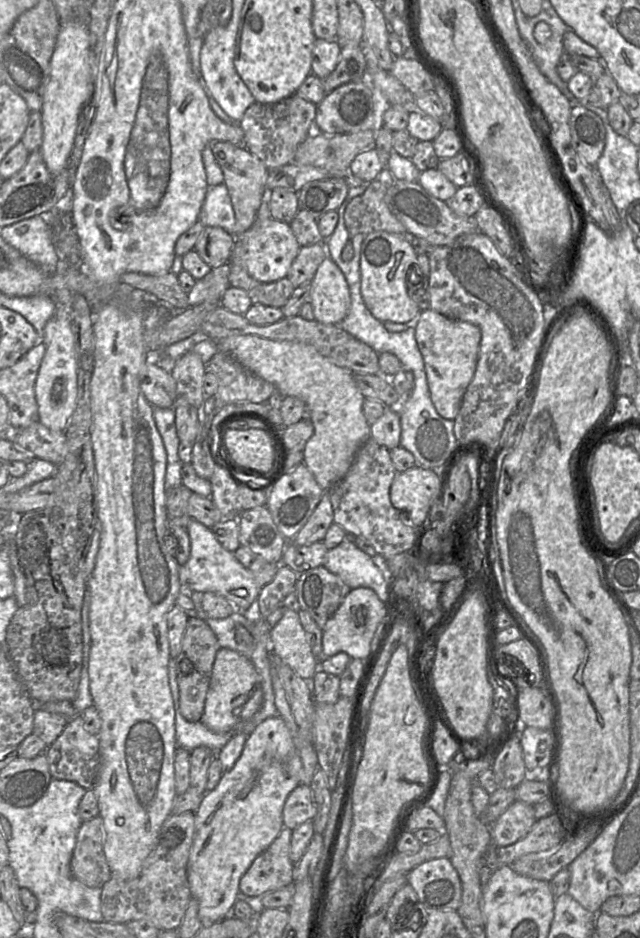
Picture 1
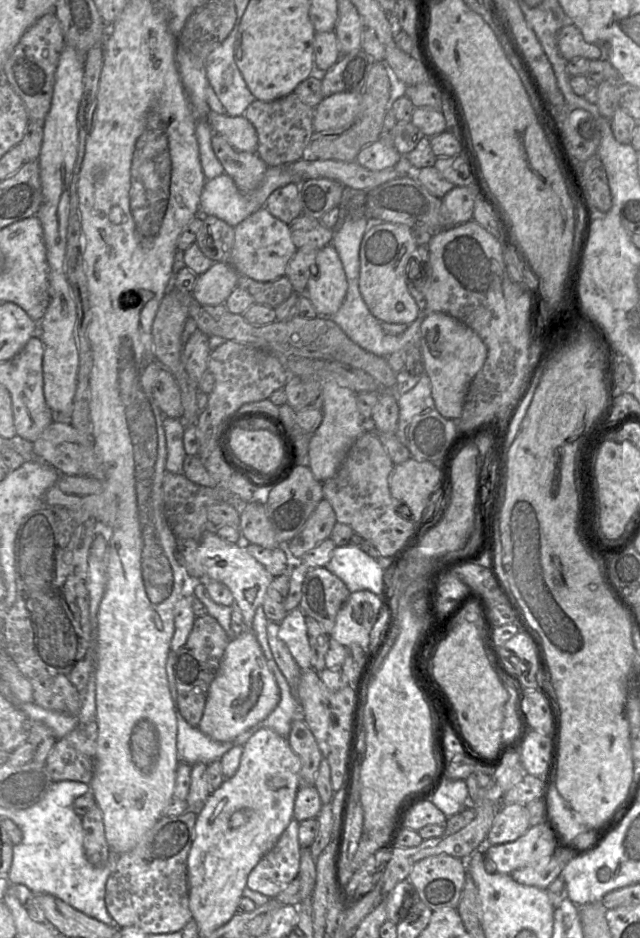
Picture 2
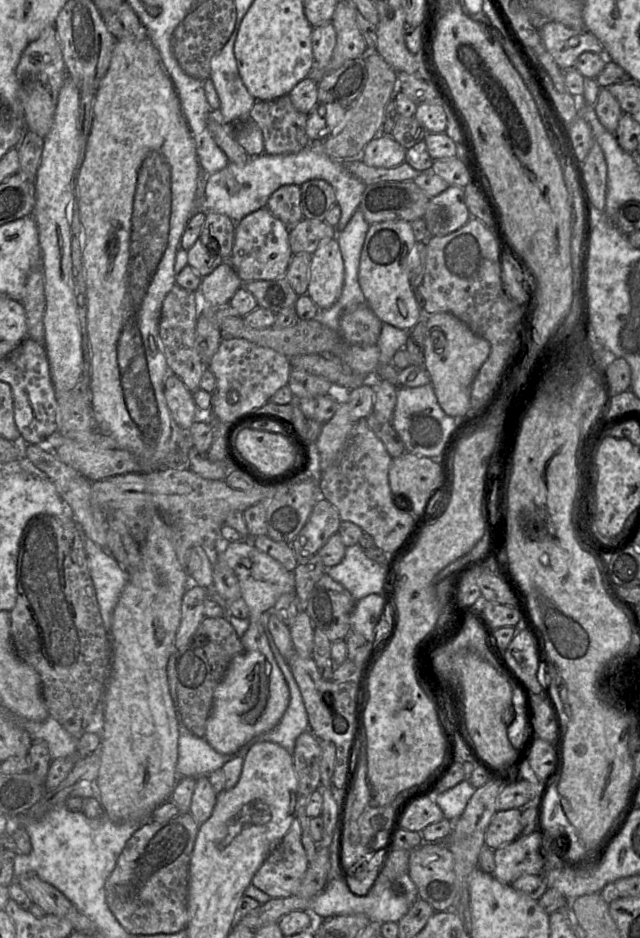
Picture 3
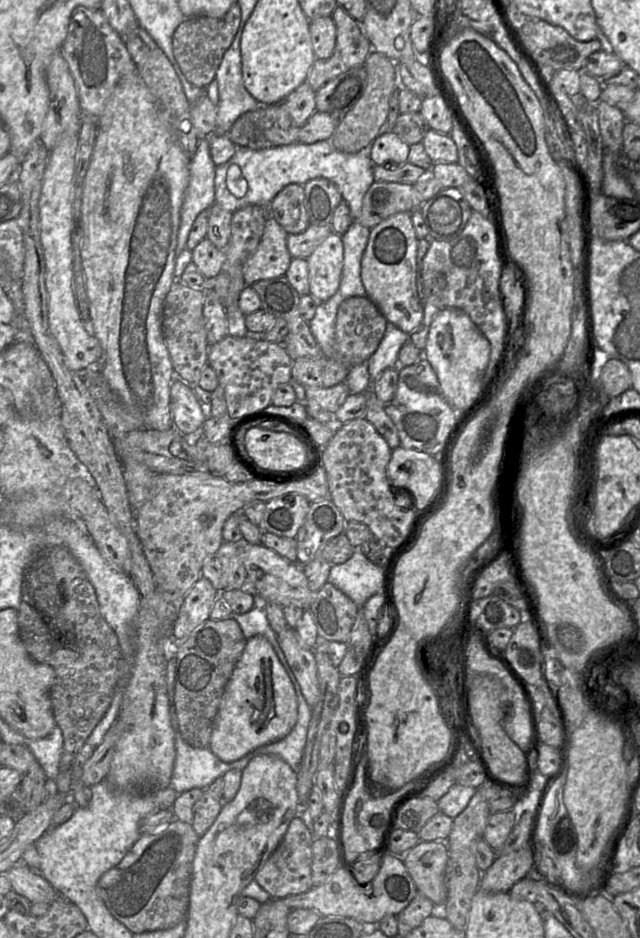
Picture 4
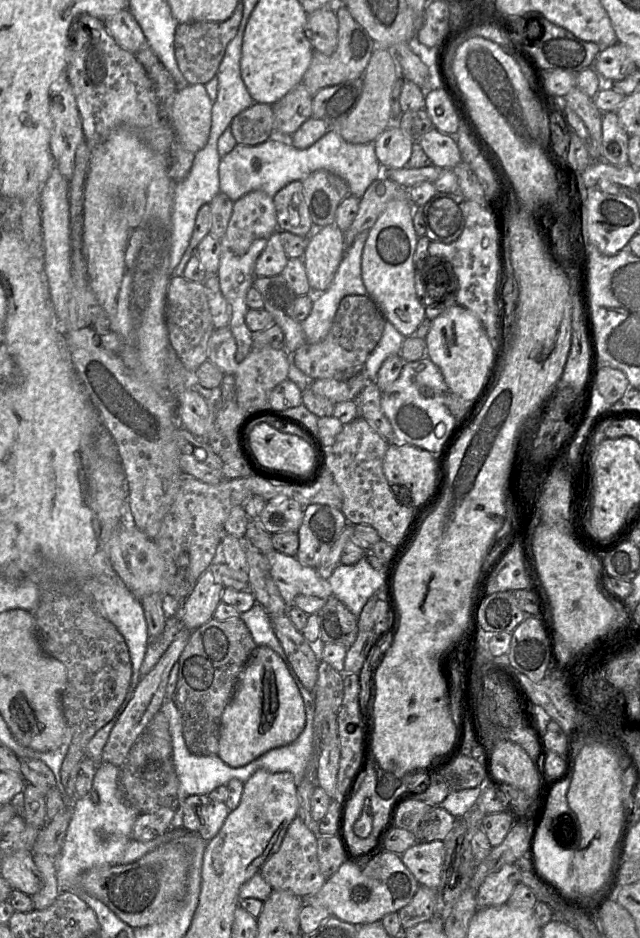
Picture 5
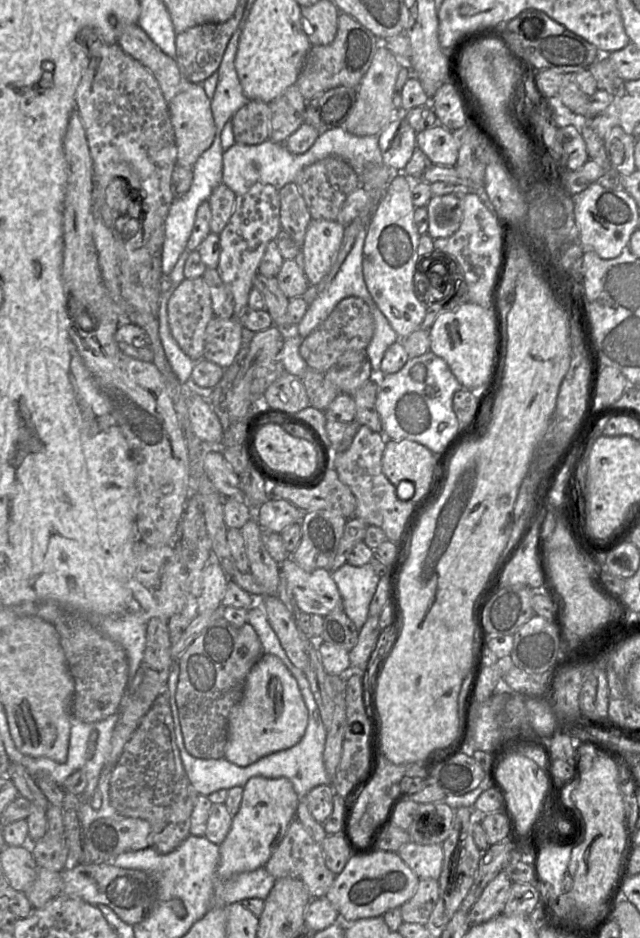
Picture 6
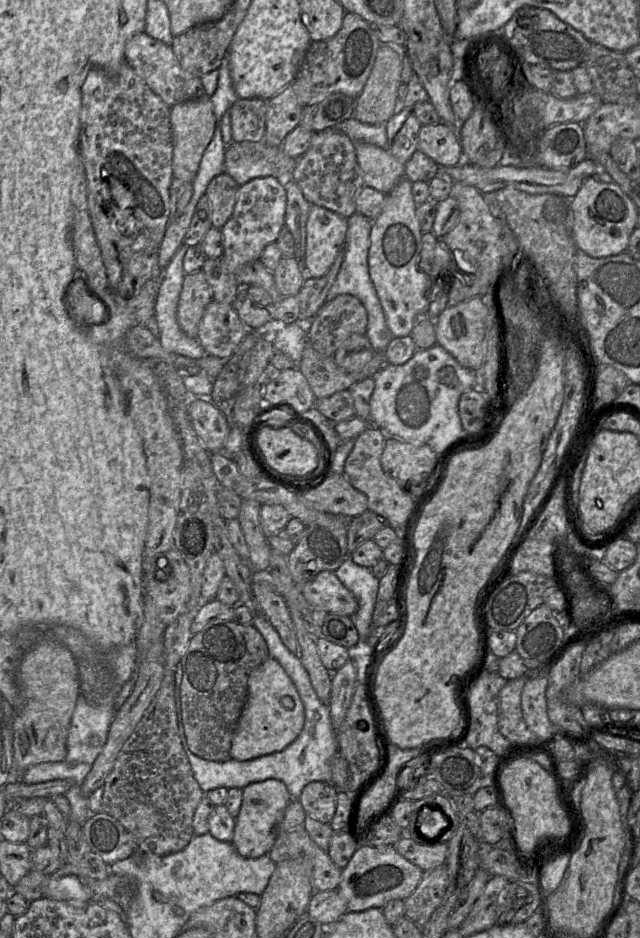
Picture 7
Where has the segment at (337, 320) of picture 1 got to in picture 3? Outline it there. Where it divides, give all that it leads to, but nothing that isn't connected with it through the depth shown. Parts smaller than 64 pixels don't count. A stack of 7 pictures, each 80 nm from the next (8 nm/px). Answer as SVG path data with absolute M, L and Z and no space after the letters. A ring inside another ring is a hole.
M336 238L323 241L311 254L306 294L319 310L331 307L340 297L344 285L344 263Z

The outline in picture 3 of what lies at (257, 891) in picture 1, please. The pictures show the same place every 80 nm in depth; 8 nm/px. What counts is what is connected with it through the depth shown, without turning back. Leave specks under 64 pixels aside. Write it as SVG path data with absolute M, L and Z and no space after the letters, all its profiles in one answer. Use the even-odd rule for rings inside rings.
M294 818L279 845L254 874L251 884L271 898L296 895L308 866L302 844L302 827Z

